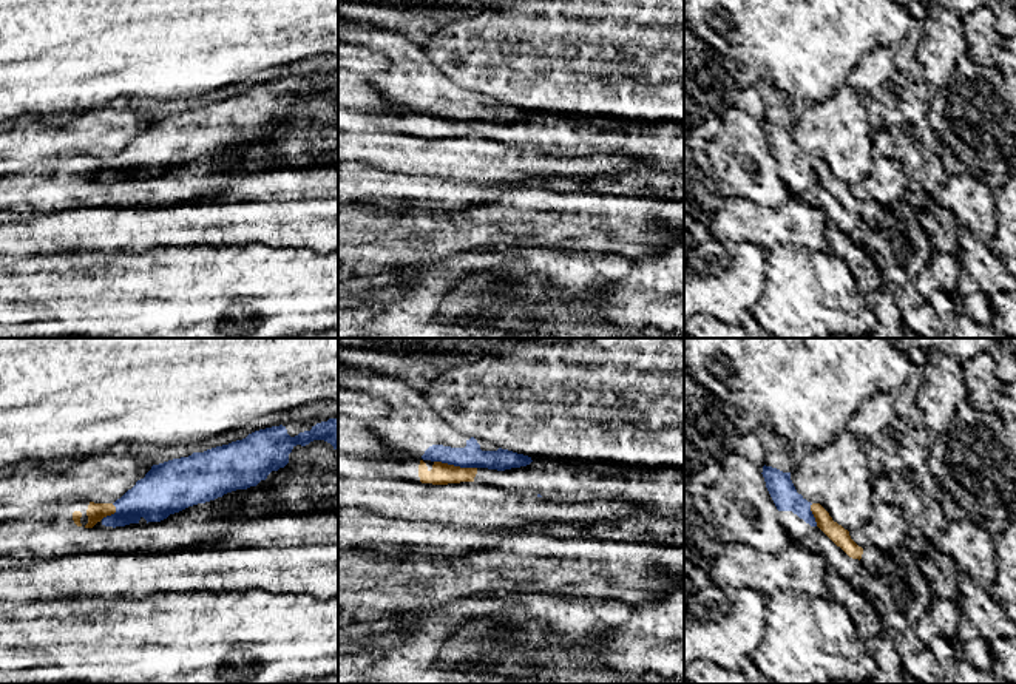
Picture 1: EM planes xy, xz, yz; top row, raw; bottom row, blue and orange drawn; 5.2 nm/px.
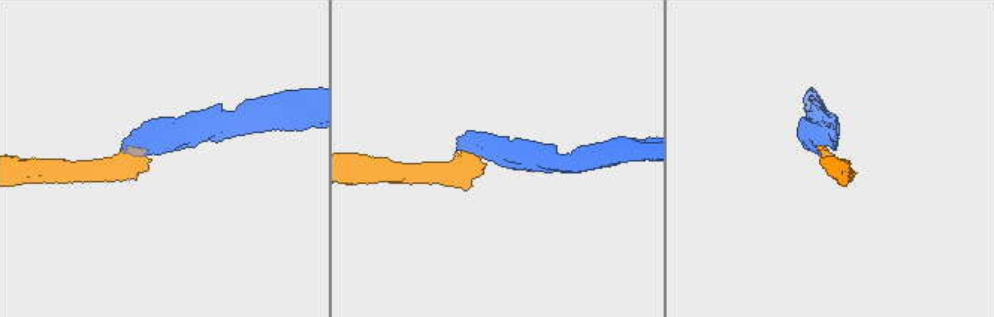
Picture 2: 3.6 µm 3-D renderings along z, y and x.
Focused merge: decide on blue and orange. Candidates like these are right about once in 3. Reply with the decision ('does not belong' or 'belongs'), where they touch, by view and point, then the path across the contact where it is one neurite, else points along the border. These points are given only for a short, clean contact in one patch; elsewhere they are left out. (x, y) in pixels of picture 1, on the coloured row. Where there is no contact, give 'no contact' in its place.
does not belong; meets blue in xz at (456, 465); border along xz (434, 460), (476, 468)

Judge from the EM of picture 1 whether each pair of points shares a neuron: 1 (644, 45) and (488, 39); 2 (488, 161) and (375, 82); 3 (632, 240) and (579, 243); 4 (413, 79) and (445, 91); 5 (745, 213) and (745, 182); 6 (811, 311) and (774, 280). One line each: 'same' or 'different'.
1: same
2: different
3: same
4: same
5: different
6: same

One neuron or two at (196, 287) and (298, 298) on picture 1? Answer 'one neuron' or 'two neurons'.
one neuron

